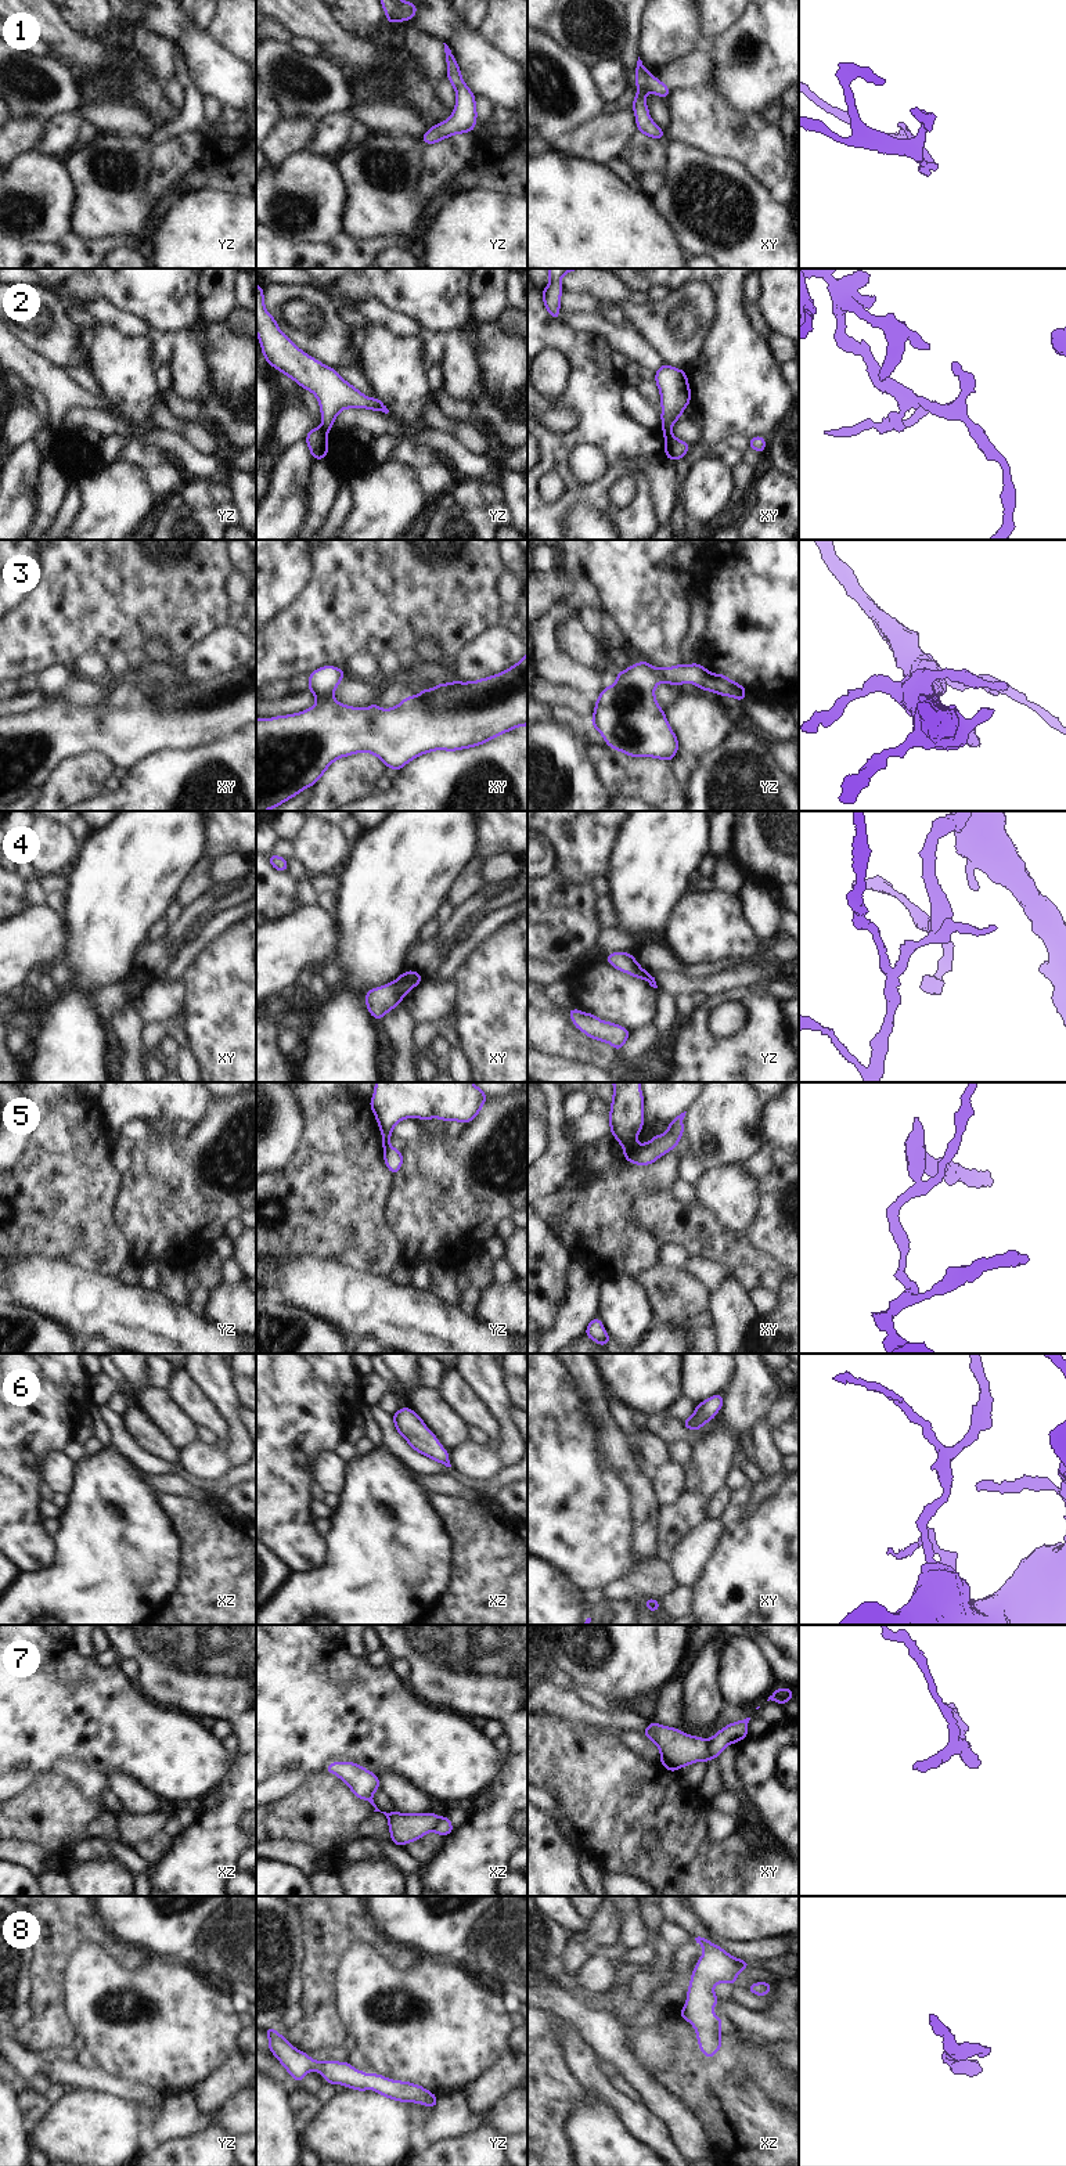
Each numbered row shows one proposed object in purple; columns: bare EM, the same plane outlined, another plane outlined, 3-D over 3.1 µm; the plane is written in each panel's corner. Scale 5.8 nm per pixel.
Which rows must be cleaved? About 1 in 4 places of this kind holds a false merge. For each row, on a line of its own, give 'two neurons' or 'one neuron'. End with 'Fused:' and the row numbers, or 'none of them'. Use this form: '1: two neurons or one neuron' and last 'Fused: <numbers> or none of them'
1: one neuron
2: two neurons
3: one neuron
4: one neuron
5: two neurons
6: one neuron
7: two neurons
8: one neuron
Fused: 2, 5, 7

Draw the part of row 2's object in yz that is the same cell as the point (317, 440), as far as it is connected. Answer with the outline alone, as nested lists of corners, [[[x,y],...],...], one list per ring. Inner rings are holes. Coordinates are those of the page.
[[[314,428],[309,430],[307,436],[305,437],[311,458],[313,459],[323,459],[328,455],[328,436],[327,432],[321,428]]]

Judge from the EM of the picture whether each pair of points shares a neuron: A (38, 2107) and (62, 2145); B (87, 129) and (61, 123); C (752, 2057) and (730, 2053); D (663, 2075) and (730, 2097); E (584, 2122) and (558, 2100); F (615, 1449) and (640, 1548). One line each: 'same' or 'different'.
A: different
B: different
C: different
D: same
E: different
F: same

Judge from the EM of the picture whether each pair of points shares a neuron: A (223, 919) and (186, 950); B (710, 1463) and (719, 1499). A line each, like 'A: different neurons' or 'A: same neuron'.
A: same neuron
B: different neurons

